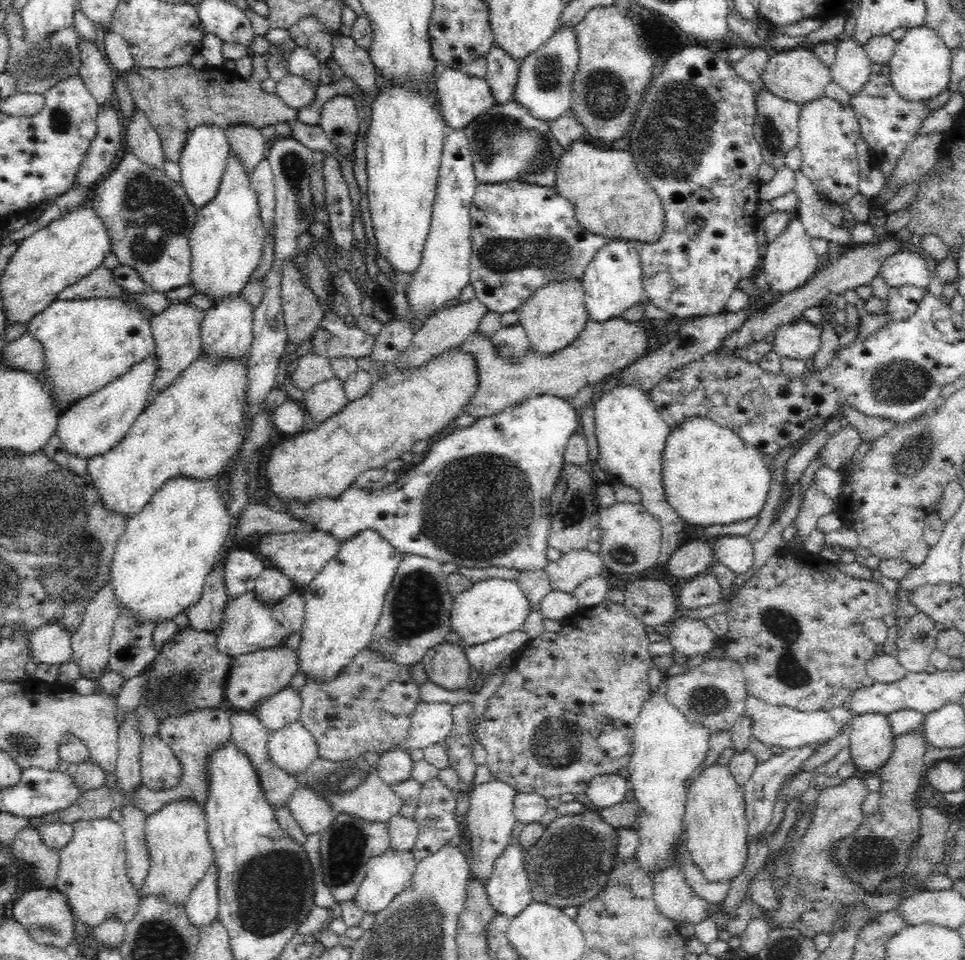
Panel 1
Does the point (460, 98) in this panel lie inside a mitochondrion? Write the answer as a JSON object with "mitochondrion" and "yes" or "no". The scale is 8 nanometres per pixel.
{"mitochondrion":"no"}

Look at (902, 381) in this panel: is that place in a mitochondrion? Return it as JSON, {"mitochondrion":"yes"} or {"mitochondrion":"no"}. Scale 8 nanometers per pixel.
{"mitochondrion":"yes"}

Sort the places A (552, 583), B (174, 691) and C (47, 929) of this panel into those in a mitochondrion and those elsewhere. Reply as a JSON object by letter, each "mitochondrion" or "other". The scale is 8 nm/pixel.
{"A":"other","B":"mitochondrion","C":"mitochondrion"}

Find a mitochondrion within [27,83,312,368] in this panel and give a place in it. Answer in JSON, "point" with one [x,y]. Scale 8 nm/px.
{"point":[151,213]}

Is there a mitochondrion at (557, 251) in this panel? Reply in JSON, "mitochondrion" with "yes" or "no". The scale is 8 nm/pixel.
{"mitochondrion":"yes"}

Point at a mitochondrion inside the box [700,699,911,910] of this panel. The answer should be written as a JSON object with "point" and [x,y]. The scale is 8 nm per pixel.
{"point":[880,857]}

